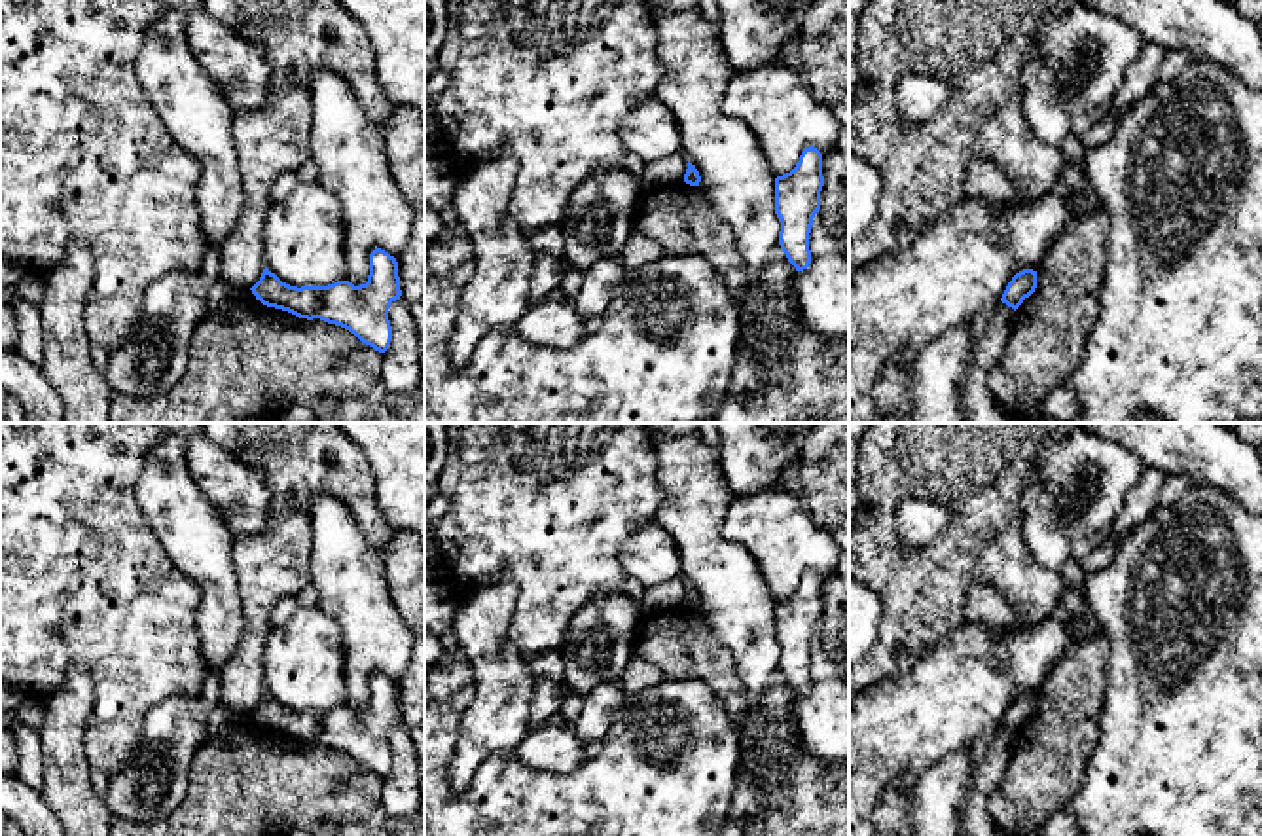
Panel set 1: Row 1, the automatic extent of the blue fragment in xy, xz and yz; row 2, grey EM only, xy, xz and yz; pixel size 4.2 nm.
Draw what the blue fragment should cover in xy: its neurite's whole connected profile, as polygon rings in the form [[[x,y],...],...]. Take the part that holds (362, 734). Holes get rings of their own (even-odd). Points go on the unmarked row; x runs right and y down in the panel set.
[[[381,673],[370,679],[368,707],[360,711],[337,705],[328,711],[297,713],[265,692],[250,715],[267,732],[341,751],[379,777],[385,777],[392,766],[388,734],[402,720],[398,686]]]

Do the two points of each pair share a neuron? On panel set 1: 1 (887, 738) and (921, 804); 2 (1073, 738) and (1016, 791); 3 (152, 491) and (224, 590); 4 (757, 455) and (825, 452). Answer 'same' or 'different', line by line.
1: different
2: same
3: same
4: different

